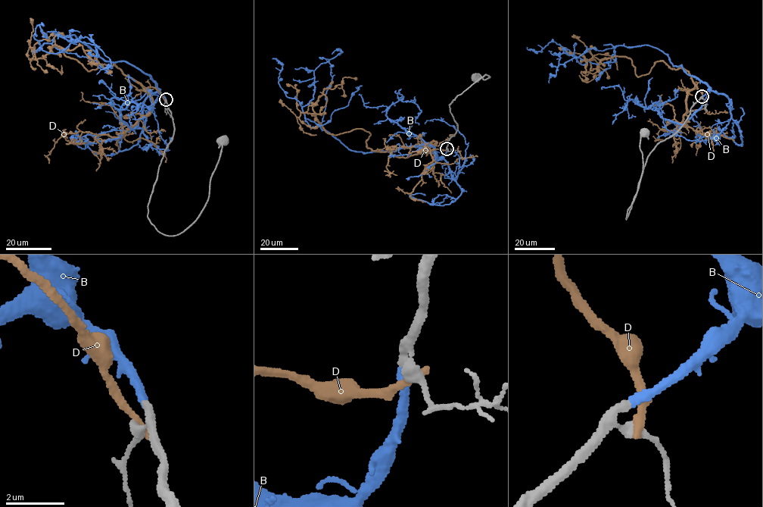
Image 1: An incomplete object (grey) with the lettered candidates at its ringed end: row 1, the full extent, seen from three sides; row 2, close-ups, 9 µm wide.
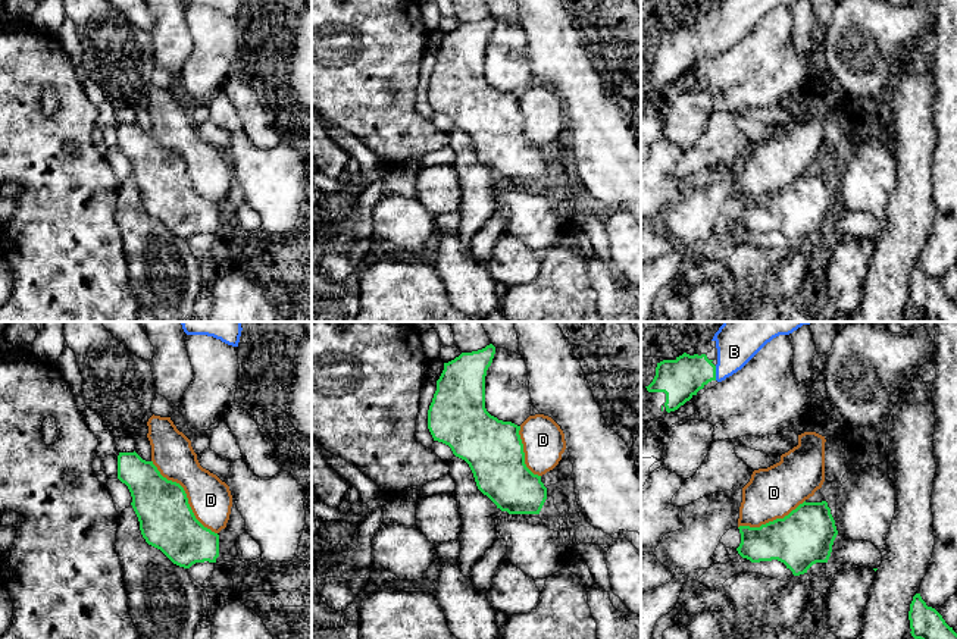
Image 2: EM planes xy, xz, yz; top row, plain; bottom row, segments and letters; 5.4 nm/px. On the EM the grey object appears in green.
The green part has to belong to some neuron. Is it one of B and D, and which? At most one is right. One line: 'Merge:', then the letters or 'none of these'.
Merge: B

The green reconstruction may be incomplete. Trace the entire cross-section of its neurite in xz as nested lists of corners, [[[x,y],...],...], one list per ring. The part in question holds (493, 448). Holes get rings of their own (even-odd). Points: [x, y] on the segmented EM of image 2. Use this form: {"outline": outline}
{"outline": [[[490,344],[444,363],[428,410],[428,429],[434,441],[448,445],[456,457],[469,464],[478,489],[497,508],[509,514],[540,514],[547,499],[547,488],[541,476],[534,474],[525,464],[520,426],[498,420],[485,408],[485,376],[494,354],[495,347]]]}

